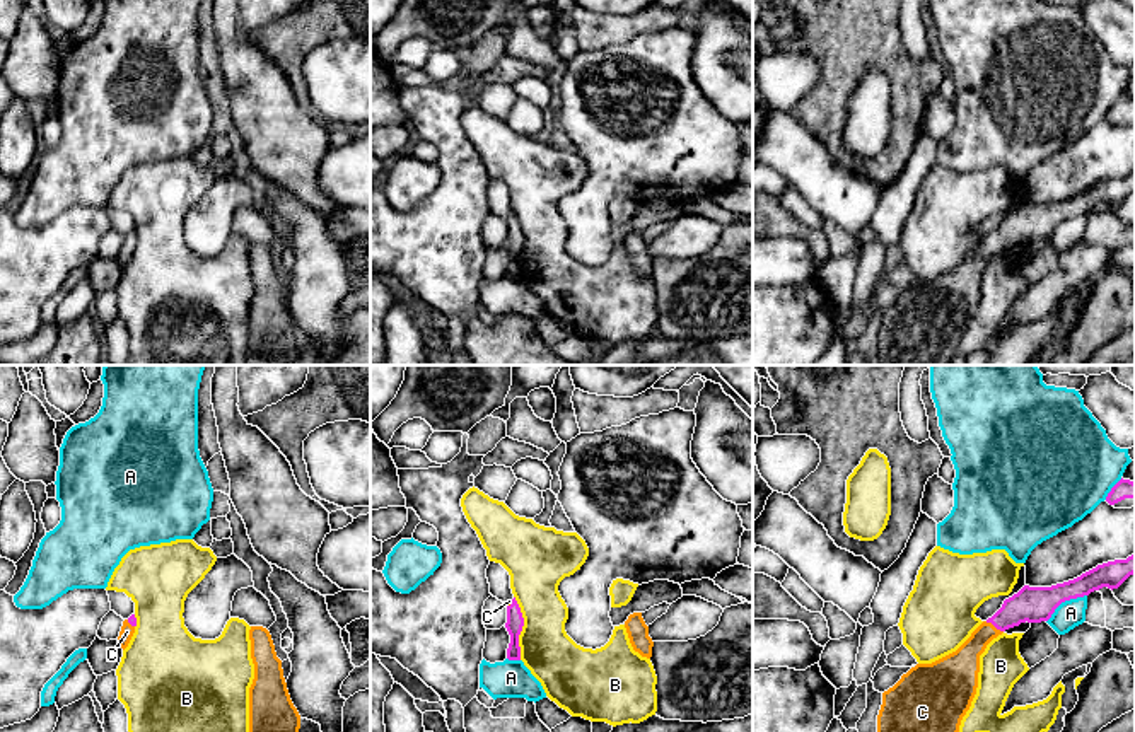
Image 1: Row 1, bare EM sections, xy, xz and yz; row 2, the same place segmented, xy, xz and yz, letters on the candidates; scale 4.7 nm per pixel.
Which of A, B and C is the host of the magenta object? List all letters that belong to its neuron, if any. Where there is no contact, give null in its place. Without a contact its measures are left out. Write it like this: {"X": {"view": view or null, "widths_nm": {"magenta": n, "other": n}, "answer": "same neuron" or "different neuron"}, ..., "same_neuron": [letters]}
{"A": {"view": "yz", "widths_nm": {"magenta": 170, "other": 130}, "answer": "different neuron"}, "B": {"view": "xz", "widths_nm": {"magenta": 80, "other": 240}, "answer": "different neuron"}, "C": {"view": "yz", "widths_nm": {"magenta": 170, "other": 160}, "answer": "same neuron"}, "same_neuron": ["C"]}

